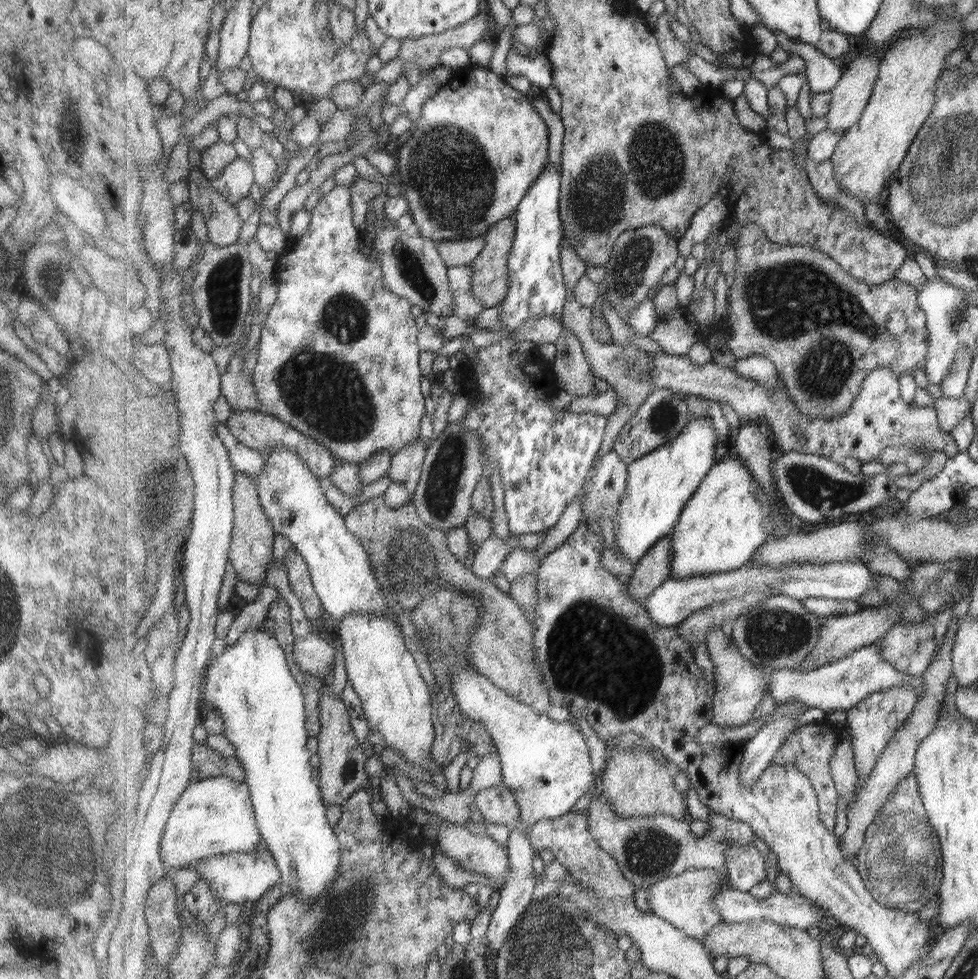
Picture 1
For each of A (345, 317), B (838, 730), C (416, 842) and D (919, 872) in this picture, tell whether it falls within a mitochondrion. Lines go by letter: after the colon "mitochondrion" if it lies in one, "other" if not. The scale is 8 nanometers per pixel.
A: mitochondrion
B: other
C: other
D: mitochondrion

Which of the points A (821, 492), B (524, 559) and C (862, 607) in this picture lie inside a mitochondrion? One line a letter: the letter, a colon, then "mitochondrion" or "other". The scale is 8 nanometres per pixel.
A: mitochondrion
B: other
C: other

